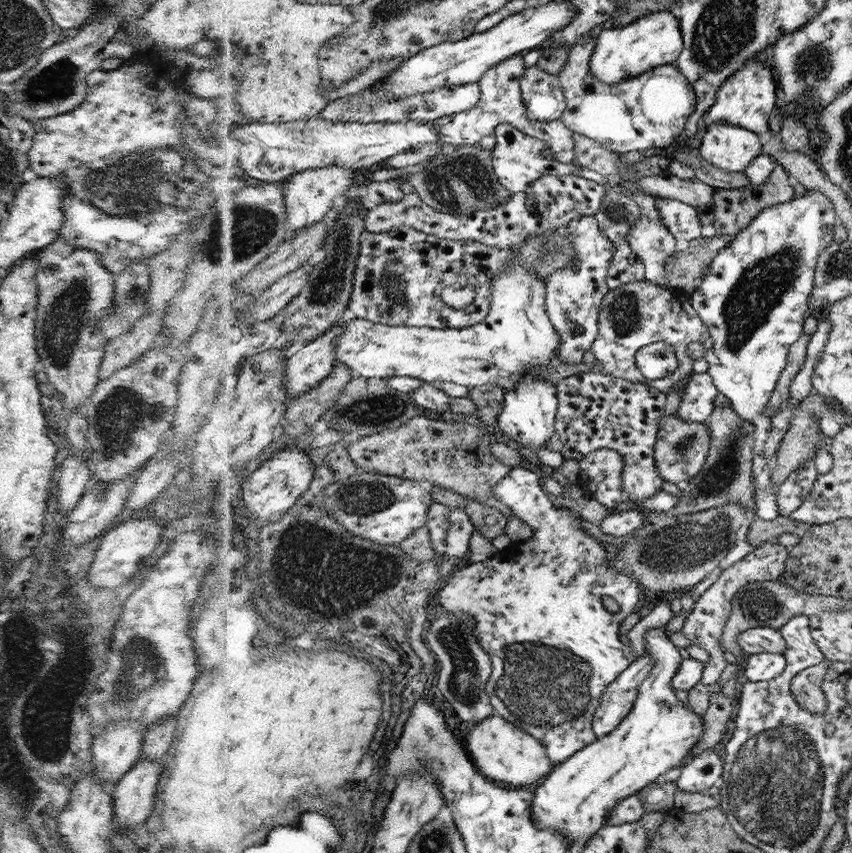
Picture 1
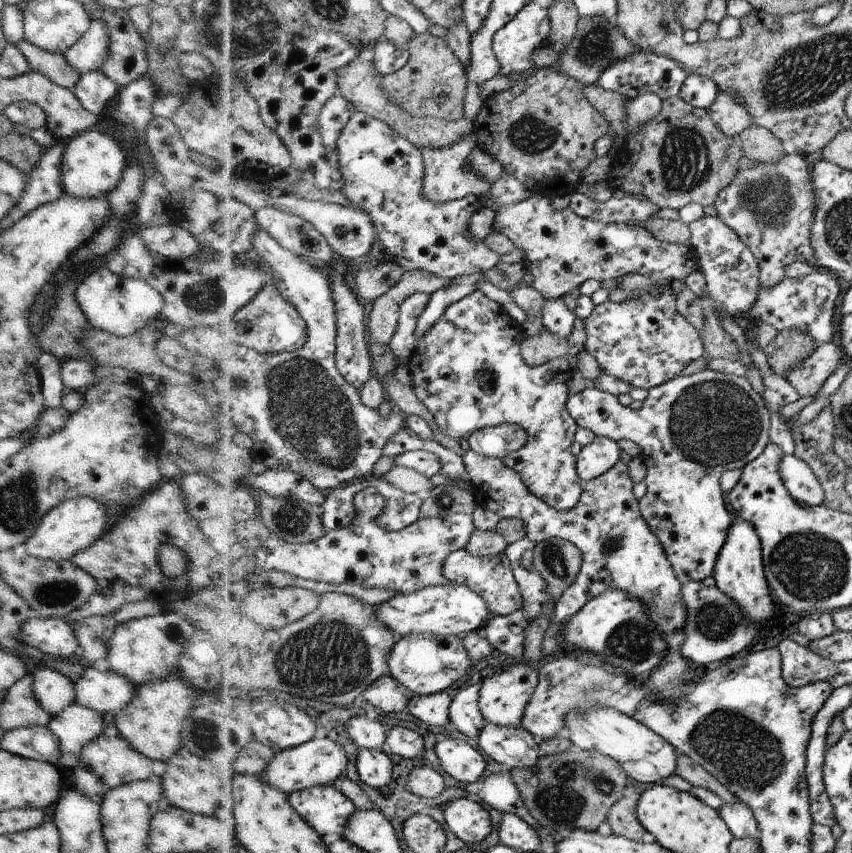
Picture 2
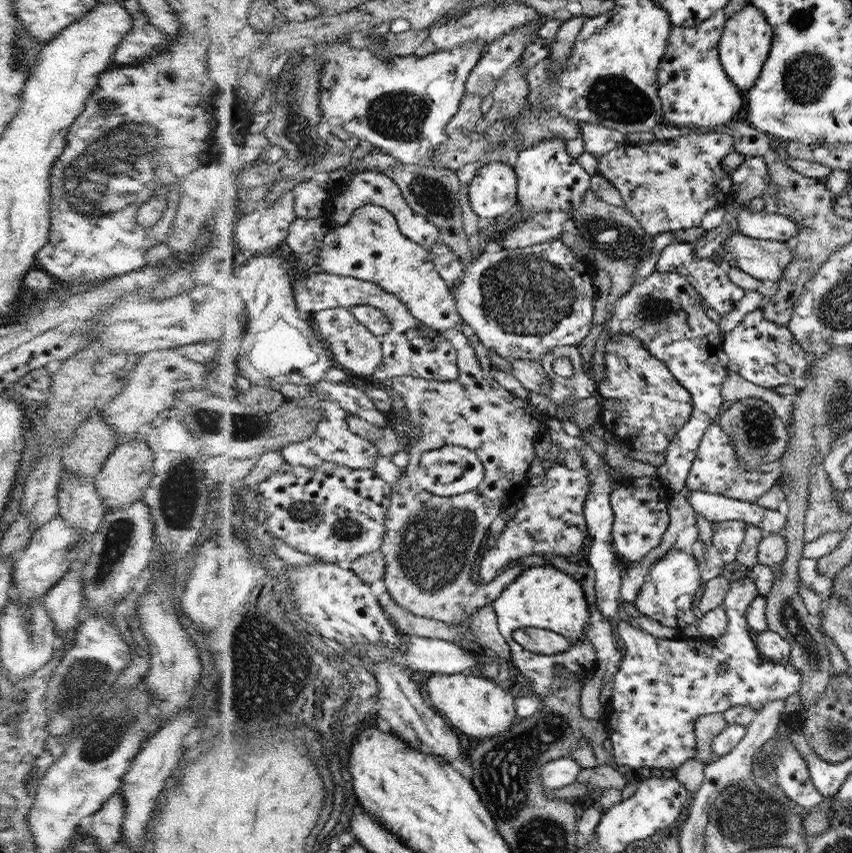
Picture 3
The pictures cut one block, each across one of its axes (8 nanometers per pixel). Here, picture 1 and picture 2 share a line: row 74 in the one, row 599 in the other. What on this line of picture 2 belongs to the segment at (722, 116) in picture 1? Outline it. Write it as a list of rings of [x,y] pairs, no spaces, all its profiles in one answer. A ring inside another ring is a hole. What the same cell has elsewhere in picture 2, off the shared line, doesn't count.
[[[738,514],[734,522],[734,526],[729,528],[728,540],[717,558],[716,568],[711,576],[714,577],[718,590],[734,600],[744,611],[745,618],[751,623],[762,624],[760,630],[763,631],[768,620],[773,618],[775,611],[772,598],[770,598],[770,590],[766,584],[766,576],[764,576],[765,564],[762,564],[761,539],[756,528]]]

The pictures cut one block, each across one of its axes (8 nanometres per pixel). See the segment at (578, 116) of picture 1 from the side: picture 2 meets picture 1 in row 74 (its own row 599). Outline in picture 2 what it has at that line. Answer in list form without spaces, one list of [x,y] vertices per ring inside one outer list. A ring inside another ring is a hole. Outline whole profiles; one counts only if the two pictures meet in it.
[[[470,449],[465,456],[465,461],[470,471],[470,489],[473,492],[476,504],[486,510],[495,512],[500,519],[518,519],[525,524],[527,537],[535,543],[543,540],[558,537],[572,542],[580,551],[582,562],[574,579],[574,582],[564,590],[563,595],[557,600],[551,625],[545,634],[543,640],[543,654],[550,656],[559,649],[558,635],[570,618],[573,618],[577,612],[588,602],[592,601],[599,594],[606,591],[617,590],[625,591],[634,598],[642,600],[645,604],[645,613],[651,618],[661,631],[662,635],[668,638],[668,653],[665,654],[664,660],[657,666],[647,680],[642,681],[646,691],[650,695],[660,695],[662,699],[679,699],[687,695],[695,686],[694,676],[696,670],[690,666],[689,659],[681,653],[681,646],[685,642],[685,624],[688,610],[685,605],[685,599],[681,593],[681,581],[677,578],[673,565],[666,556],[658,537],[650,530],[644,520],[640,509],[640,501],[636,500],[632,487],[633,479],[629,475],[629,467],[622,461],[618,461],[608,472],[601,474],[600,477],[584,484],[584,492],[578,504],[573,509],[559,511],[546,504],[538,496],[532,494],[529,488],[524,484],[521,475],[515,470],[507,467],[504,460],[494,457],[487,457]]]

